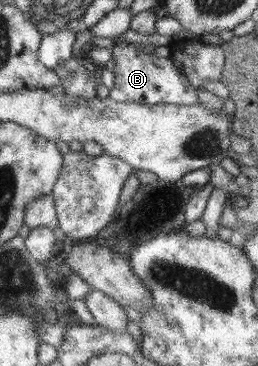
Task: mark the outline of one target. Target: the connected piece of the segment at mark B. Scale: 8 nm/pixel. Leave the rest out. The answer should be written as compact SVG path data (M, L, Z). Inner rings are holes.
M117 38L111 48L115 60L115 86L109 97L119 102L136 102L142 105L193 106L198 104L197 90L168 57L146 54L133 44Z

